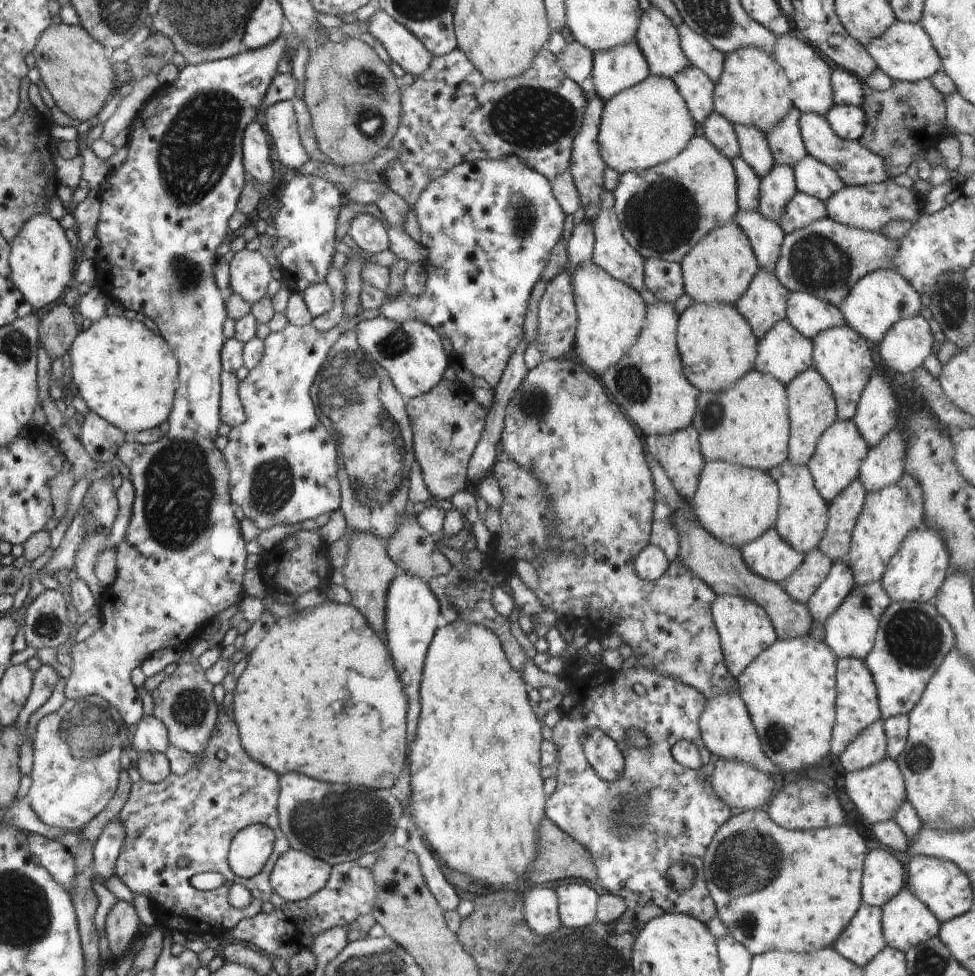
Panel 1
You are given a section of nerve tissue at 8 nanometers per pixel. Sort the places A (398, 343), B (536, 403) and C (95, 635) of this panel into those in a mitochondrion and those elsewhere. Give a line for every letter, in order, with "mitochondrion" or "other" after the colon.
A: mitochondrion
B: mitochondrion
C: other

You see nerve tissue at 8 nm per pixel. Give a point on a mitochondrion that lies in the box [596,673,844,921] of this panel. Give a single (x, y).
(748, 861)

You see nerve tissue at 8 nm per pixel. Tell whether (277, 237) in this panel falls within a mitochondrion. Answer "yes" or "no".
no

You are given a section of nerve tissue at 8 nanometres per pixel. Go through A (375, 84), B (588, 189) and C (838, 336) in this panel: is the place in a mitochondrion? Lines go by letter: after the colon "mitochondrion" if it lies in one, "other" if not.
A: mitochondrion
B: other
C: other

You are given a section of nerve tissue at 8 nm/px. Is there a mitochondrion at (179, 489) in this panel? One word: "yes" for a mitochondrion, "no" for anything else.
yes

